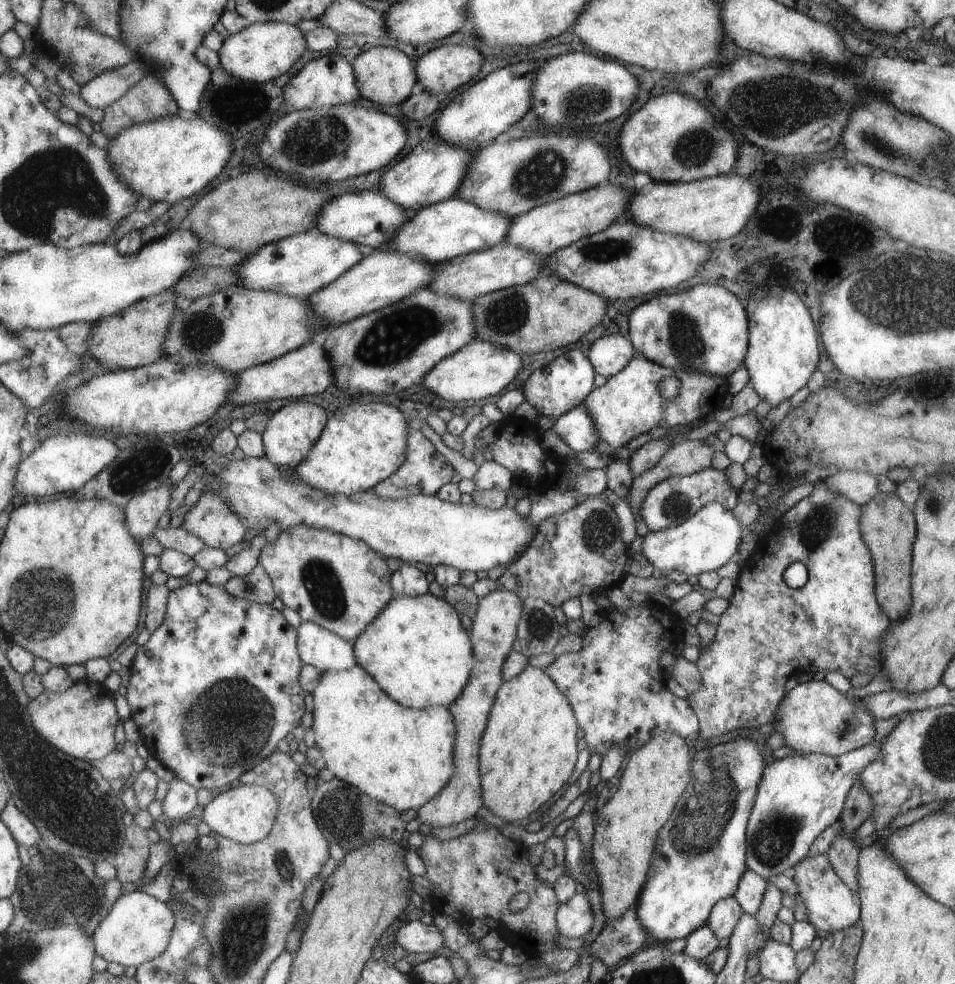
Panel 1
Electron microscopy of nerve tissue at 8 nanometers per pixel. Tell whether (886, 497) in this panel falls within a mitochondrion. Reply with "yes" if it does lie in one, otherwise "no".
no

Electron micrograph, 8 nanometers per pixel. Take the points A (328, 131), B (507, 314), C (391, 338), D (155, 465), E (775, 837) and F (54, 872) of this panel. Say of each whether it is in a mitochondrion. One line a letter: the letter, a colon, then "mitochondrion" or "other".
A: mitochondrion
B: mitochondrion
C: mitochondrion
D: mitochondrion
E: mitochondrion
F: mitochondrion

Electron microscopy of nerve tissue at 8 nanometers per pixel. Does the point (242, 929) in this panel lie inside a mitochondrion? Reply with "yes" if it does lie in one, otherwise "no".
yes

